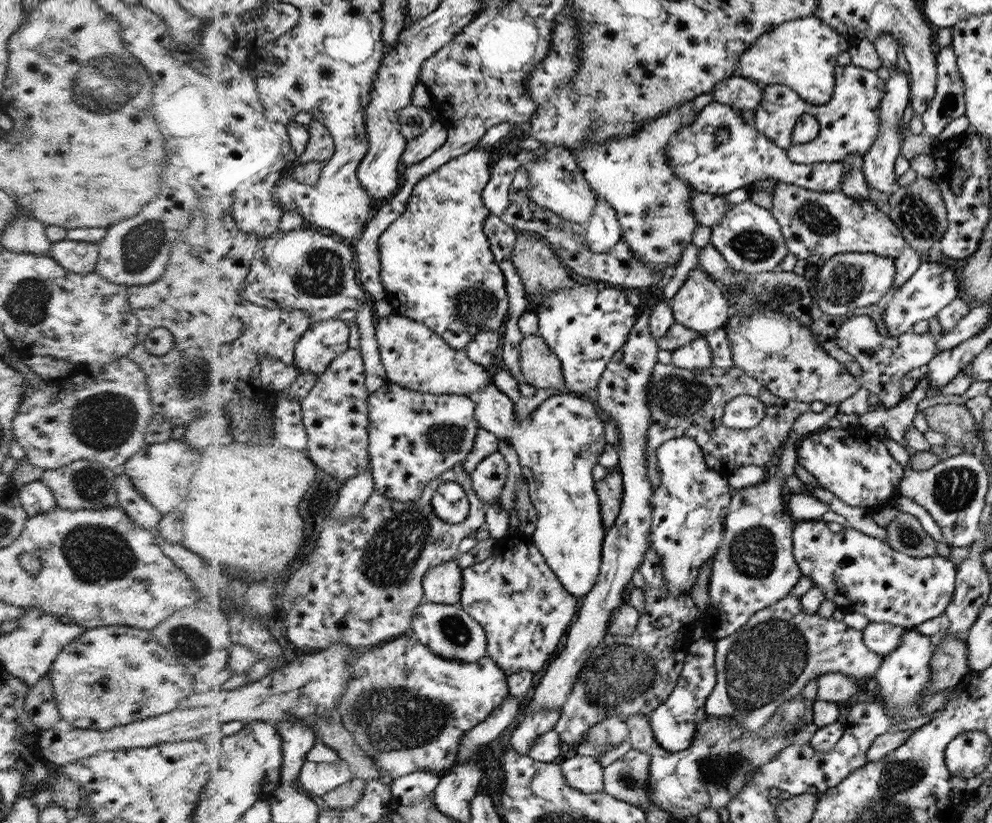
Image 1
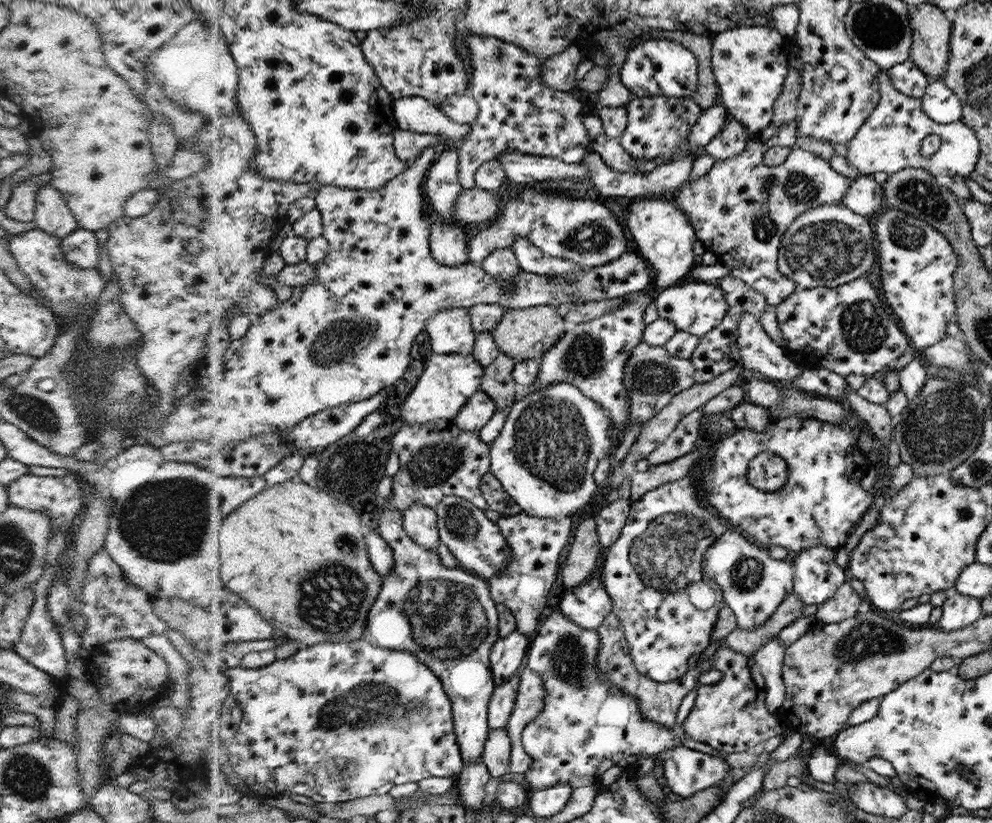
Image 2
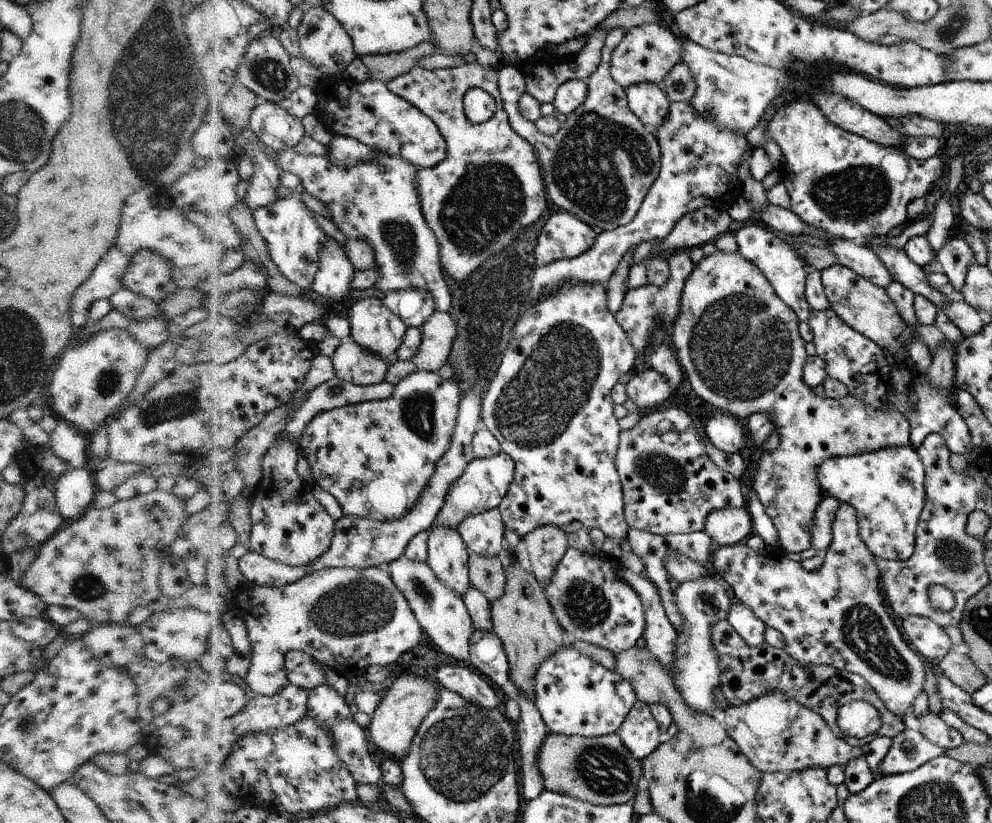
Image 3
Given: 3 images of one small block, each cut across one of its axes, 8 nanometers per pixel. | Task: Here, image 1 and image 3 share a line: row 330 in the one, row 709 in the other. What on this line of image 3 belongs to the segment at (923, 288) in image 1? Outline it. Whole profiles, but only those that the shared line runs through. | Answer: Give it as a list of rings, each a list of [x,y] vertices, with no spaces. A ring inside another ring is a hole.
[[[842,503],[831,529],[832,540],[826,554],[822,554],[823,565],[813,572],[804,569],[800,562],[789,560],[779,548],[767,545],[761,551],[755,551],[746,543],[723,547],[714,544],[709,568],[727,582],[739,602],[750,607],[766,627],[779,630],[784,635],[784,650],[802,666],[832,665],[837,670],[855,672],[876,691],[890,712],[904,716],[924,688],[923,660],[906,644],[906,638],[902,638],[884,608],[884,596],[880,592],[881,571],[877,558],[861,537],[858,510],[851,504]]]

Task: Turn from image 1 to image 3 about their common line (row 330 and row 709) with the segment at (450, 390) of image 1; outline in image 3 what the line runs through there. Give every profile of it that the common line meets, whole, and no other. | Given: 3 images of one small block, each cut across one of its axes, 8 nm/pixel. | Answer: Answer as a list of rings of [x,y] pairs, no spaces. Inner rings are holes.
[[[405,673],[396,679],[388,688],[388,692],[377,708],[369,727],[375,747],[385,751],[392,760],[399,763],[404,761],[413,752],[413,744],[421,726],[425,724],[425,720],[437,708],[441,700],[439,686],[442,686],[440,682],[427,676],[417,676],[414,673]]]

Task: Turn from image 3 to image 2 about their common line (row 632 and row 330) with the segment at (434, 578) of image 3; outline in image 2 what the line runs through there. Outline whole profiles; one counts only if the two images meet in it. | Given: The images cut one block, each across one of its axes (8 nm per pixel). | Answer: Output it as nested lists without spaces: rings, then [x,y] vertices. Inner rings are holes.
[[[449,308],[430,319],[427,330],[436,353],[471,356],[477,335],[468,308]]]

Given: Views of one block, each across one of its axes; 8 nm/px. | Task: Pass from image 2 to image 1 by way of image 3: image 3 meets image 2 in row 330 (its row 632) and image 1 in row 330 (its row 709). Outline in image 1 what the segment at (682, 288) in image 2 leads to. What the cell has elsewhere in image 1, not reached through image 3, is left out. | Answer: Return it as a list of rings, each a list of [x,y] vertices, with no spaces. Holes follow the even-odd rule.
[[[696,264],[694,270],[688,274],[684,284],[672,297],[672,302],[676,322],[704,335],[724,328],[732,310],[725,291],[714,282],[714,278],[700,264]]]

